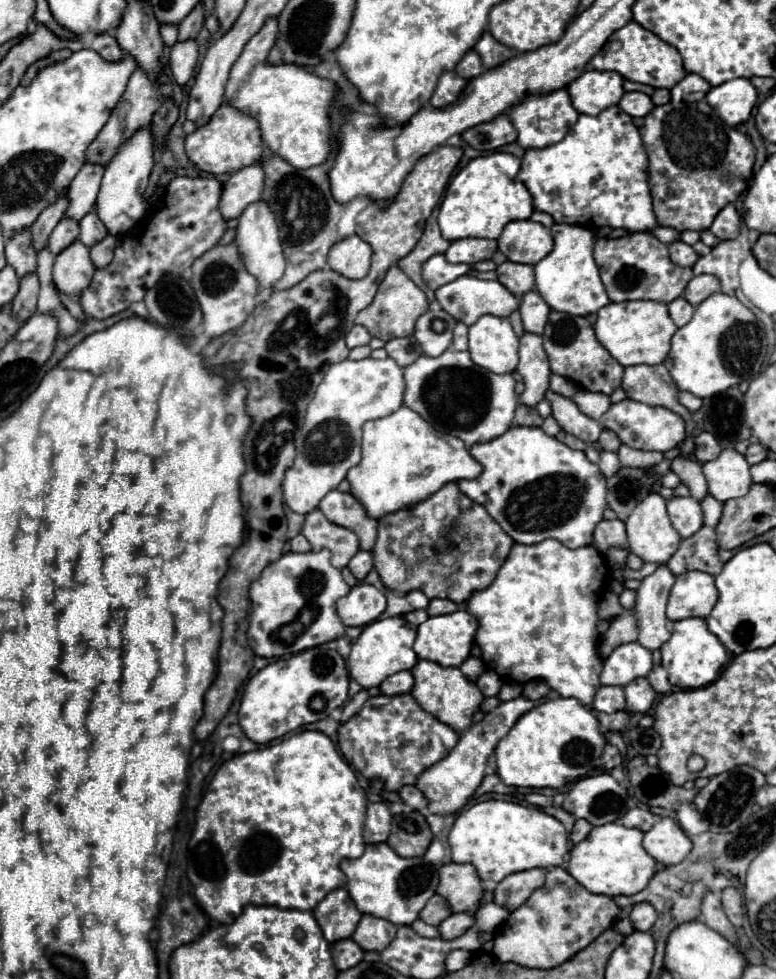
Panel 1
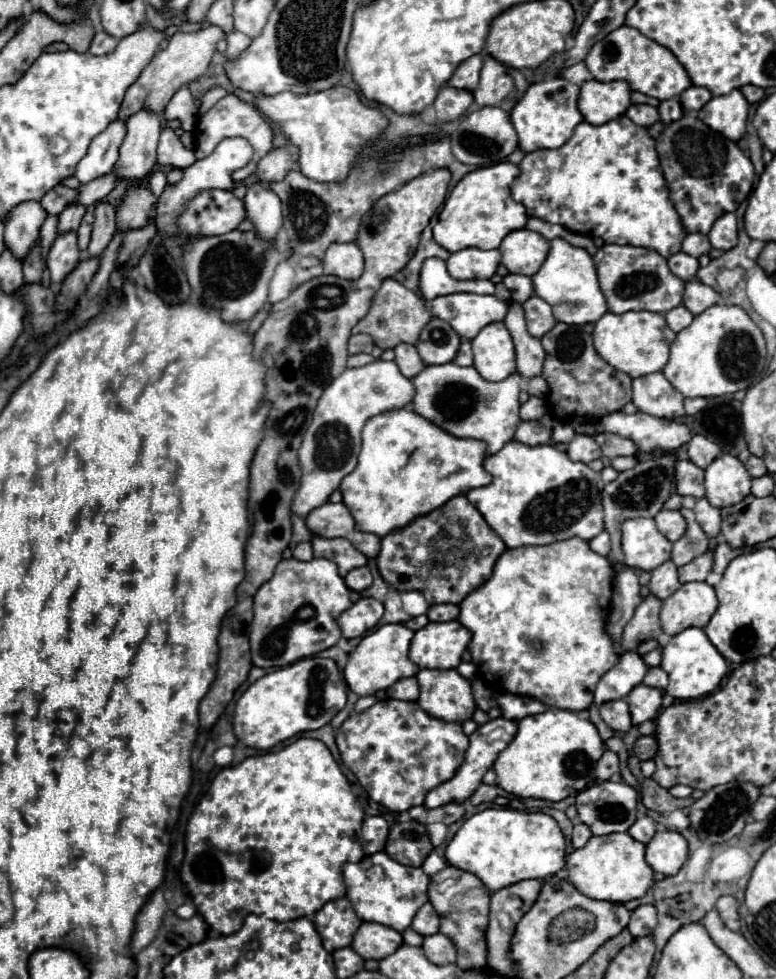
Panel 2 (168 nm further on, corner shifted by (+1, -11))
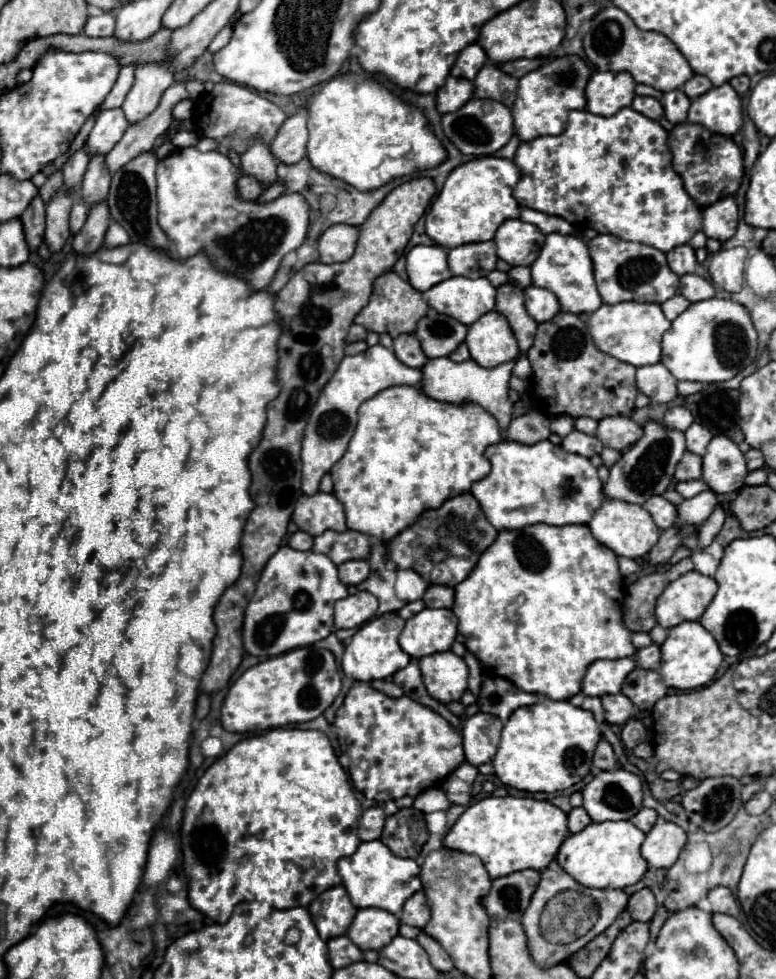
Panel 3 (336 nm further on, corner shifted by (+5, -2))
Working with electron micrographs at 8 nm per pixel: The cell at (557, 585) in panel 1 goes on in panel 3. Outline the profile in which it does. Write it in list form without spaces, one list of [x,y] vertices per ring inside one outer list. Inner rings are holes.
[[[532,524],[524,530],[504,530],[496,542],[480,556],[470,576],[460,582],[454,600],[458,632],[466,638],[464,646],[494,676],[510,680],[520,690],[544,694],[550,700],[568,700],[582,688],[588,666],[604,658],[634,656],[632,632],[622,622],[616,600],[624,598],[624,578],[618,572],[616,554],[602,546],[588,526],[548,526]]]

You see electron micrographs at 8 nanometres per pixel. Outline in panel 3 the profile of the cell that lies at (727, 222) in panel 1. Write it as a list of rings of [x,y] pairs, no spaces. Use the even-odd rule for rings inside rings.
[[[732,196],[718,200],[716,204],[704,208],[704,224],[702,232],[708,238],[716,238],[720,242],[726,242],[736,234],[738,226],[738,206]]]

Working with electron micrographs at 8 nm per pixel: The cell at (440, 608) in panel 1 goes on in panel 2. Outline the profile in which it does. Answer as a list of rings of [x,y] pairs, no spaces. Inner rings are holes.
[[[452,603],[430,605],[426,615],[430,621],[452,621],[452,619],[458,619],[458,605],[452,605]]]

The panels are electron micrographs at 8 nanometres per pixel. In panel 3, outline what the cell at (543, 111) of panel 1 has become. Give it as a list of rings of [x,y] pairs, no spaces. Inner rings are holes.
[[[556,56],[550,64],[526,74],[520,80],[518,96],[512,106],[514,130],[520,140],[528,142],[538,136],[558,136],[562,134],[568,114],[572,108],[586,108],[584,88],[592,74],[592,68],[578,56]]]

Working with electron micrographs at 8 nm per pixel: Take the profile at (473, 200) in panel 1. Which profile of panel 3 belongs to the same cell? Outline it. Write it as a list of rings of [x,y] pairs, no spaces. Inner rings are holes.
[[[484,156],[460,164],[450,172],[442,192],[436,196],[426,216],[426,234],[438,246],[446,248],[454,248],[468,242],[492,240],[504,220],[520,218],[520,206],[512,194],[512,186],[516,186],[518,180],[518,166],[506,158]]]

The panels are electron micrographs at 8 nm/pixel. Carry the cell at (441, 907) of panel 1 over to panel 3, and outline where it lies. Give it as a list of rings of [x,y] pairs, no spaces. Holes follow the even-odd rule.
[[[416,892],[414,896],[410,896],[404,904],[404,910],[400,914],[400,920],[408,926],[416,926],[416,928],[424,928],[426,922],[430,920],[430,906],[426,902],[424,892]]]

